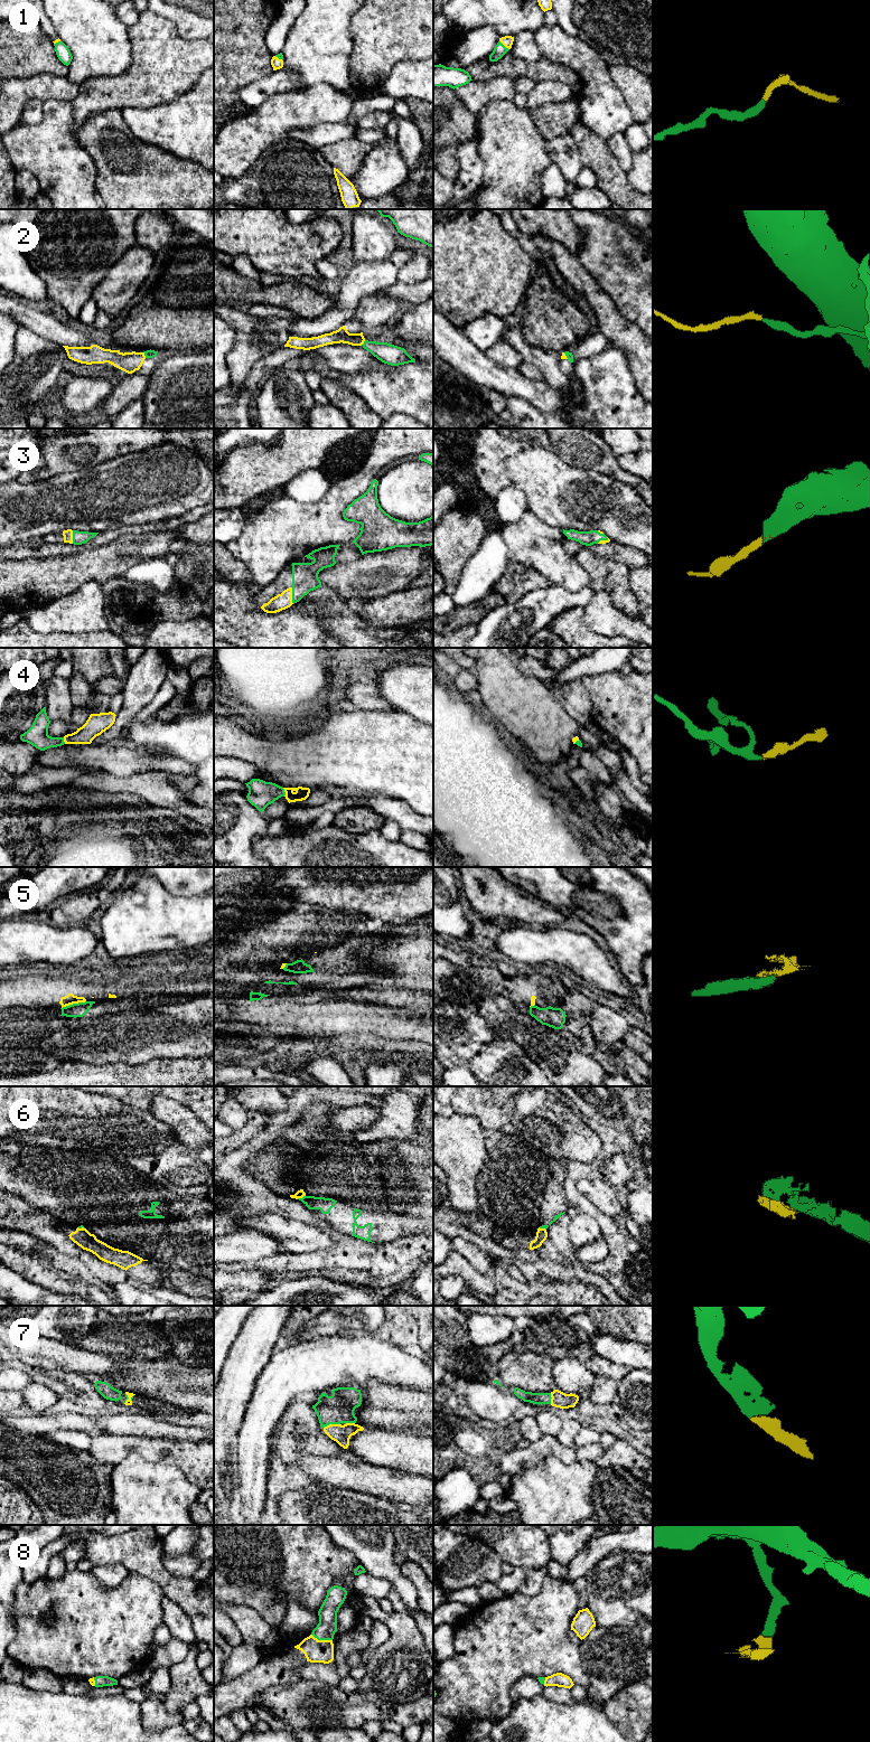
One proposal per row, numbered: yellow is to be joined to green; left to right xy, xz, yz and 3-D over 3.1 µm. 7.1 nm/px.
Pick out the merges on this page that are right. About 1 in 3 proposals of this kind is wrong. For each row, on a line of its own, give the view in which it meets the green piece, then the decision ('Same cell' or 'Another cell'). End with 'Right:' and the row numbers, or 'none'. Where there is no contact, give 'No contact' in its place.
1: Touches green in yz. Same cell
2: Touches green in xy. Same cell
3: Touches green in xz. Same cell
4: Touches green in xz. Same cell
5: Touches green in xy. Another cell
6: Touches green in xz. Another cell
7: Touches green in xz. Same cell
8: Touches green in xz. Same cell
Right: 1, 2, 3, 4, 7, 8

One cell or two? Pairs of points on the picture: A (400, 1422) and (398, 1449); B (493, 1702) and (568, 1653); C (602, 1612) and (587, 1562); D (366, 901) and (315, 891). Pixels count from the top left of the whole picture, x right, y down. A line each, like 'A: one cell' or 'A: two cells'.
A: two cells
B: one cell
C: two cells
D: one cell

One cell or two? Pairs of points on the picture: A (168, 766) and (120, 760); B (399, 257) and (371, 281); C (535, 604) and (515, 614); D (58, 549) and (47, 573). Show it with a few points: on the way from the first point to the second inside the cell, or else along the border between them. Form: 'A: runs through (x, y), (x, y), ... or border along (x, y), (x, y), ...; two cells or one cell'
A: runs through (156, 762), (132, 761); one cell
B: runs through (395, 265), (379, 275); one cell
C: runs through (531, 609), (525, 614), (520, 614); one cell
D: border along (81, 551), (74, 554), (29, 558); two cells

